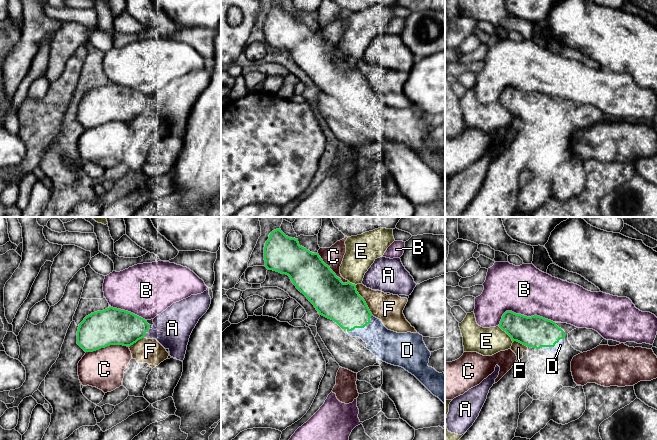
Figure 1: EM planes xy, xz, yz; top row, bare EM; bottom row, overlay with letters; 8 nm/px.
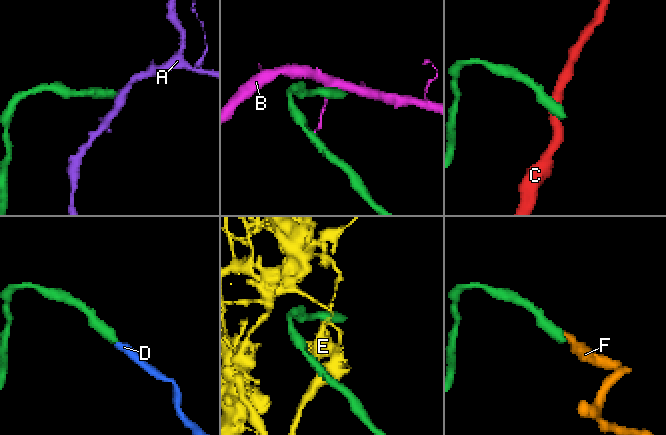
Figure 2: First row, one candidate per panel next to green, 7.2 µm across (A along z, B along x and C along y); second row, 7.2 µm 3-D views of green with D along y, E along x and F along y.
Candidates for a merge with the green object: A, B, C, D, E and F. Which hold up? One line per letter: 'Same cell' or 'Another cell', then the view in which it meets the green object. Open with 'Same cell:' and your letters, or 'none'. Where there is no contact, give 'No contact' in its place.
Same cell: D
A: Another cell. Touches green in xy
B: Another cell. Touches green in yz
C: Another cell. Touches green in xy
D: Same cell. Touches green in xz
E: Another cell. Touches green in yz
F: Another cell. Touches green in xz

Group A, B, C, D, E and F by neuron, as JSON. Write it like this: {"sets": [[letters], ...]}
{"sets": [["A"], ["B"], ["C"], ["D"], ["E"], ["F"]]}

